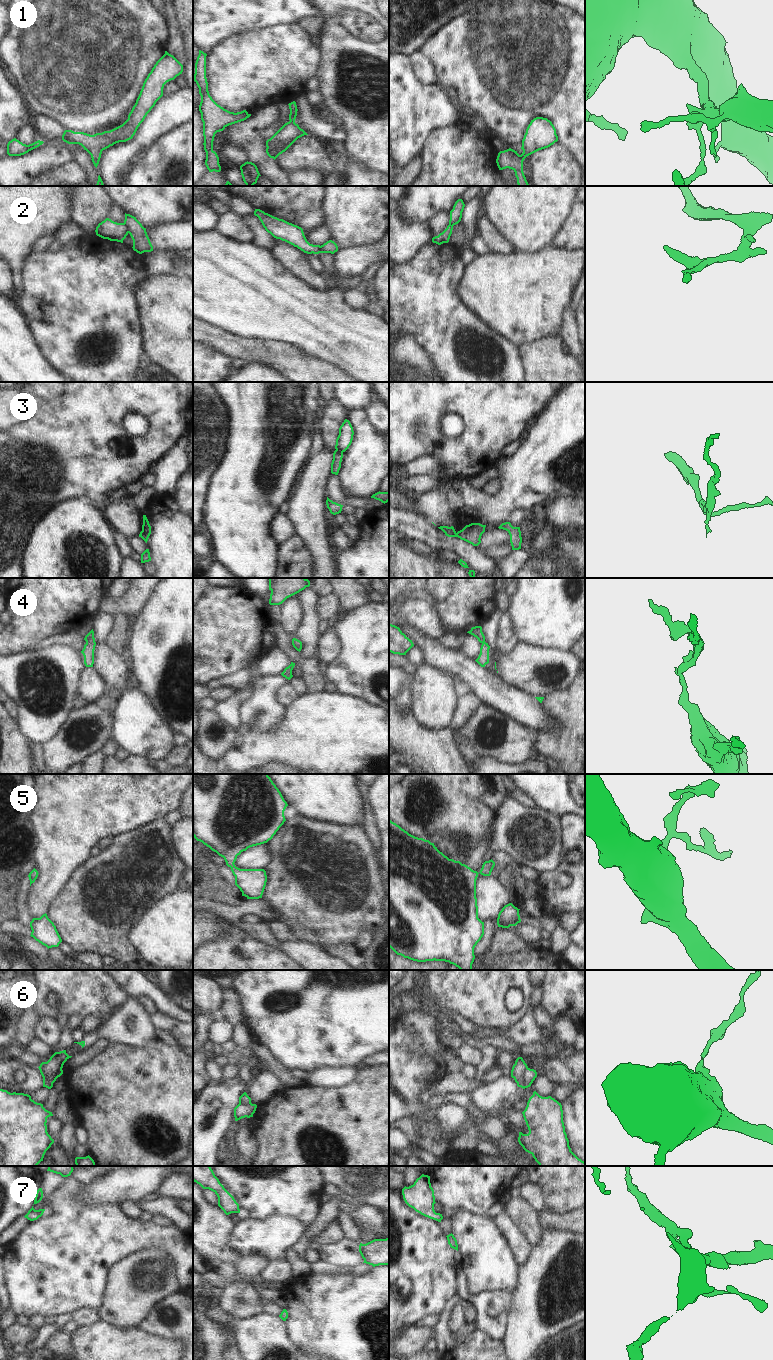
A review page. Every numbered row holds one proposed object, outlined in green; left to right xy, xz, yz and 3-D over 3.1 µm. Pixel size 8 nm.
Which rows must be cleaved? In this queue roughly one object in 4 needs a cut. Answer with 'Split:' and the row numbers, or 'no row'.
Split: 2, 3, 6

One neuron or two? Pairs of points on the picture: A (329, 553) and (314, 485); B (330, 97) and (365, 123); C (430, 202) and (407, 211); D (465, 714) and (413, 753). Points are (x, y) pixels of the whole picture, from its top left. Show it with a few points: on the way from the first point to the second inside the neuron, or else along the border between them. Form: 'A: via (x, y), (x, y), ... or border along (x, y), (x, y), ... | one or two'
A: via (314, 536), (314, 502) | one
B: via (339, 103), (356, 114) | one
C: via (424, 202), (420, 202), (413, 207) | one
D: via (452, 727), (426, 753) | one

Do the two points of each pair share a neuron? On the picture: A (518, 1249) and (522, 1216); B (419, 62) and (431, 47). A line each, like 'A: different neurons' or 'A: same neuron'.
A: different neurons
B: different neurons

